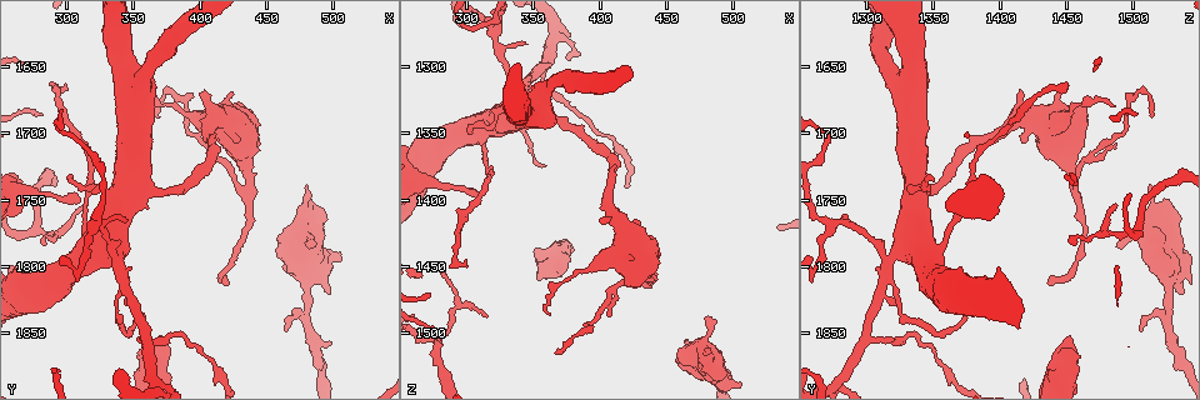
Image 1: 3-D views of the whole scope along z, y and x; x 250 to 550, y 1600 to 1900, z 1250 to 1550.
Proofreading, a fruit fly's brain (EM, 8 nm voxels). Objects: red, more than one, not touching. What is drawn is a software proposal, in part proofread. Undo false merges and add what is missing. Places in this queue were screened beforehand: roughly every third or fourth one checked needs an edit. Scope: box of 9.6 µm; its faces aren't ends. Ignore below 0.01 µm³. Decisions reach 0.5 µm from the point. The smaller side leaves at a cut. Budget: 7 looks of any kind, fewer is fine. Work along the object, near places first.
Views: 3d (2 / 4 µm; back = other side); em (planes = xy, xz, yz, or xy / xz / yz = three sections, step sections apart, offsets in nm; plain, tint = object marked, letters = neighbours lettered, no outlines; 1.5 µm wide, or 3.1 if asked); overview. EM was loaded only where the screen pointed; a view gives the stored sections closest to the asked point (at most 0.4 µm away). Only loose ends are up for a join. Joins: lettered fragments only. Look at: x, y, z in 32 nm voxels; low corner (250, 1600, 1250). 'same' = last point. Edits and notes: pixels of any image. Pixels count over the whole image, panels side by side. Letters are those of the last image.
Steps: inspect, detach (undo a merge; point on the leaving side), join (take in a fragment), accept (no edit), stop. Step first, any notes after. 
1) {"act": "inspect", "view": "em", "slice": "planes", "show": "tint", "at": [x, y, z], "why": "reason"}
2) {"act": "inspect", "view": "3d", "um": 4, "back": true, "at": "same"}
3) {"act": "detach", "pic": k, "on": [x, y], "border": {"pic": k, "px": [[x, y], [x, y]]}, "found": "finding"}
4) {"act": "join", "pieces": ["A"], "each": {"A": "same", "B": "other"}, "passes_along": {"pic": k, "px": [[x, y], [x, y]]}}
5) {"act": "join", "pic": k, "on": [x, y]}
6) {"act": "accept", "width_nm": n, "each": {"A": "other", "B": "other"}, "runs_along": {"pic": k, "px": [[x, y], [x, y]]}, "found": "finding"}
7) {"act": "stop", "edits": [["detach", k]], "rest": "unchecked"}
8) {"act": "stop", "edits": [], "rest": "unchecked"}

{"act": "inspect", "view": "3d", "um": 2, "at": [322, 1768, 1274], "why": "arms part here"}

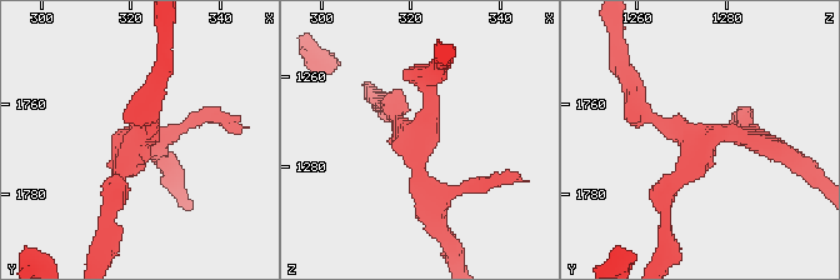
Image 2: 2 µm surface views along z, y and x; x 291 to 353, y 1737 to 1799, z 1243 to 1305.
{"act": "inspect", "view": "em", "slice": "planes", "show": "letters", "at": [321, 1768, 1275], "why": "need the tissue"}

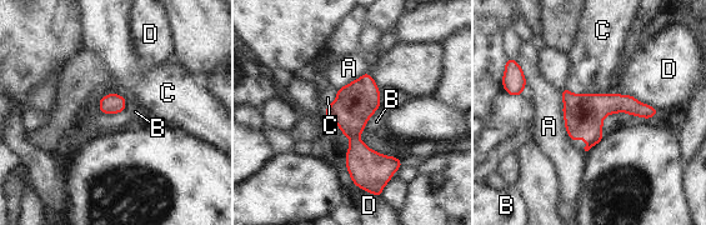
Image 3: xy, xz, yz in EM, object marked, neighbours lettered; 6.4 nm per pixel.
{"act": "accept", "each": {"A": "other", "B": "other", "C": "other", "D": "other"}, "found": "continuous, no second cell"}

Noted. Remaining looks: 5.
{"act": "inspect", "view": "em", "slice": "planes", "show": "plain", "at": [464, 1846, 1506], "why": "branch stops here"}

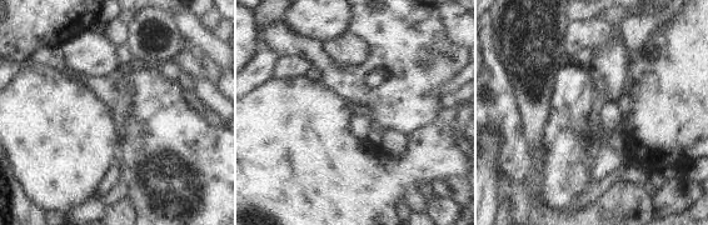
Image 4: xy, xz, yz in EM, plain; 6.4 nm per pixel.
{"act": "inspect", "view": "em", "slice": "planes", "show": "letters", "at": "same", "why": "what lies round it"}

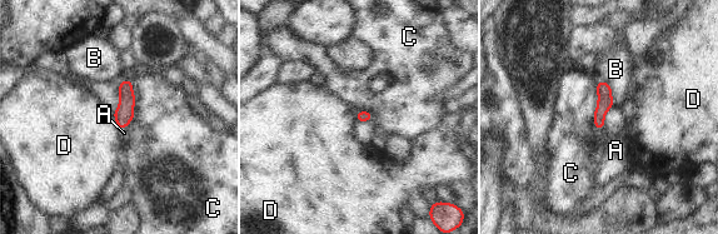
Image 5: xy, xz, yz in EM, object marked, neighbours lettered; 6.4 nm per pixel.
{"act": "join", "pieces": ["A"], "longest_contact_nm": ["C", 320], "each": {"A": "same", "B": "other", "C": "other", "D": "other"}, "found": "the cell continues"}

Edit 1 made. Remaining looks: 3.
{"act": "inspect", "view": "3d", "um": 4, "at": [356, 1660, 1322], "why": "thick turns thin"}

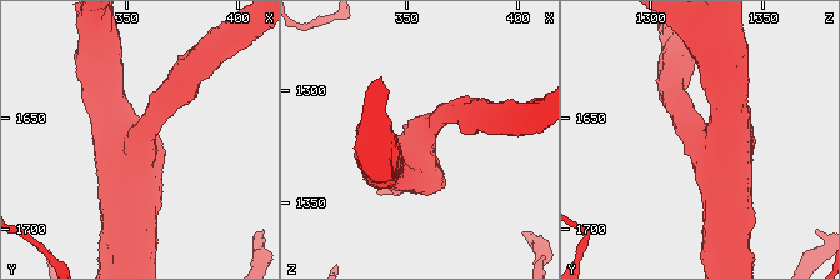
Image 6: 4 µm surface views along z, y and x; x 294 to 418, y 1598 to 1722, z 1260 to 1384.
{"act": "inspect", "view": "em", "slice": "xz", "step": 8, "show": "tint", "at": [355, 1659, 1322]}

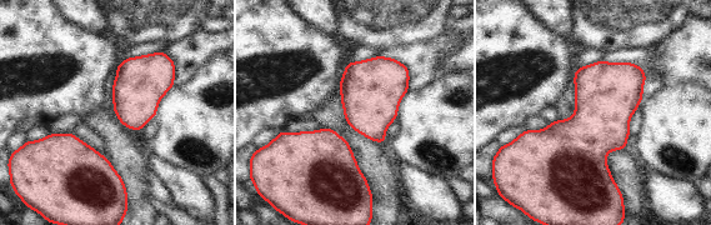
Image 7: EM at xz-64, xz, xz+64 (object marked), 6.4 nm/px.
{"act": "inspect", "view": "em", "slice": "planes", "show": "letters", "at": "same", "why": "another direction"}

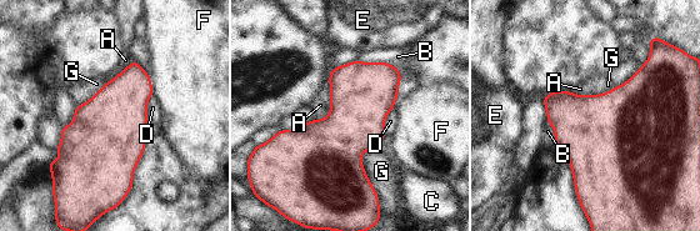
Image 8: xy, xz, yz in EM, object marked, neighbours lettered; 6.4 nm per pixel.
{"act": "accept", "each": {"A": "other", "B": "other", "C": "other", "D": "other", "E": "other", "F": "other", "G": "other"}, "border": {"pic": 8, "px": [[329, 80], [330, 113], [314, 120]]}, "found": "continuous, no second cell"}

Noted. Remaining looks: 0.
{"act": "stop", "edits": [["join", 5]], "rest": "unchecked"}

